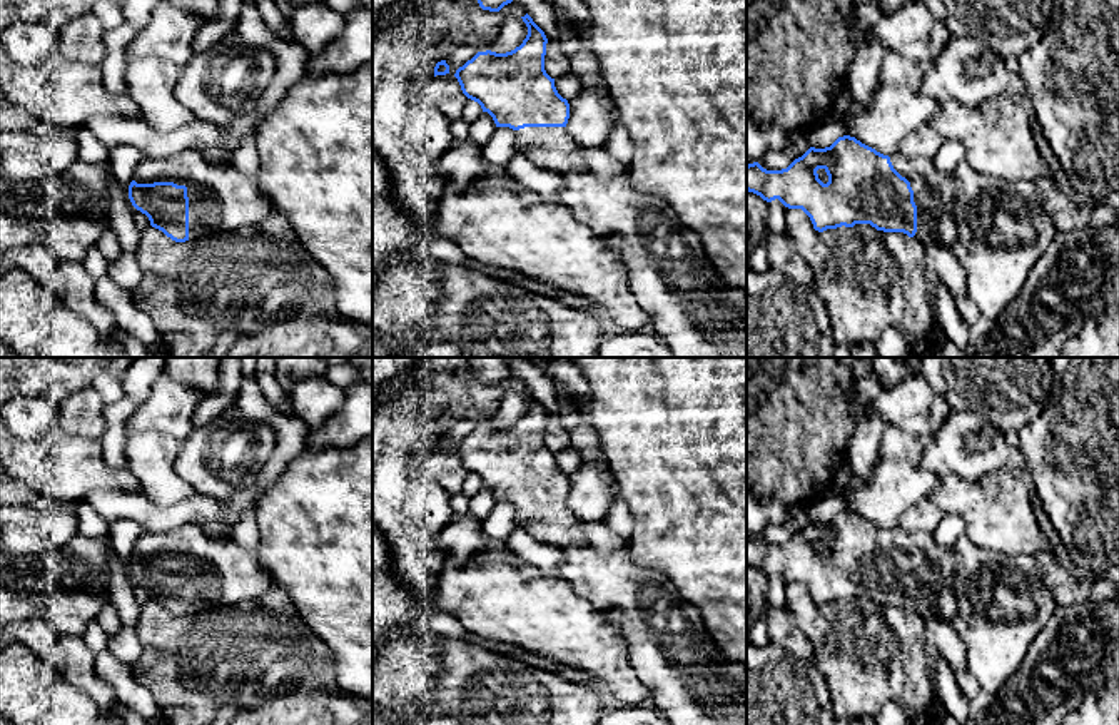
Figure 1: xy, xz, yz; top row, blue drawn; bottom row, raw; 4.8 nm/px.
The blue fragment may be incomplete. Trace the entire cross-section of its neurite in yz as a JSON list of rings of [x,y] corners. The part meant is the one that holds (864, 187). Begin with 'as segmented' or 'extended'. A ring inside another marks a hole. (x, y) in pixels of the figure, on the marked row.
extended; [[[838,137],[830,147],[810,147],[787,169],[767,170],[758,162],[747,165],[747,190],[772,202],[778,199],[788,209],[802,209],[813,229],[870,224],[884,232],[904,232],[922,244],[955,242],[954,187],[949,174],[939,172],[927,157],[907,157],[900,152],[884,155],[855,137]]]

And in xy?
extended; [[[197,152],[144,159],[129,185],[132,205],[175,242],[251,231],[272,214],[254,175],[215,167]]]

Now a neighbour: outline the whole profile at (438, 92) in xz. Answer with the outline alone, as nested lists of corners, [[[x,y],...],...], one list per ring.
[[[451,74],[436,75],[423,84],[418,97],[434,105],[449,122],[459,120],[468,97],[458,79]]]

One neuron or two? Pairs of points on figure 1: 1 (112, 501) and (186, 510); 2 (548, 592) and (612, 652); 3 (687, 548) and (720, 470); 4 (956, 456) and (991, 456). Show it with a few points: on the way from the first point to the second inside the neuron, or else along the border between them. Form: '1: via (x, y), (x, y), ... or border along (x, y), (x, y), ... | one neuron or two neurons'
1: via (131, 505), (146, 513), (167, 513) | one neuron
2: via (563, 607), (597, 640) | one neuron
3: via (707, 528), (715, 520), (715, 490) | one neuron
4: via (964, 458), (982, 456) | one neuron

